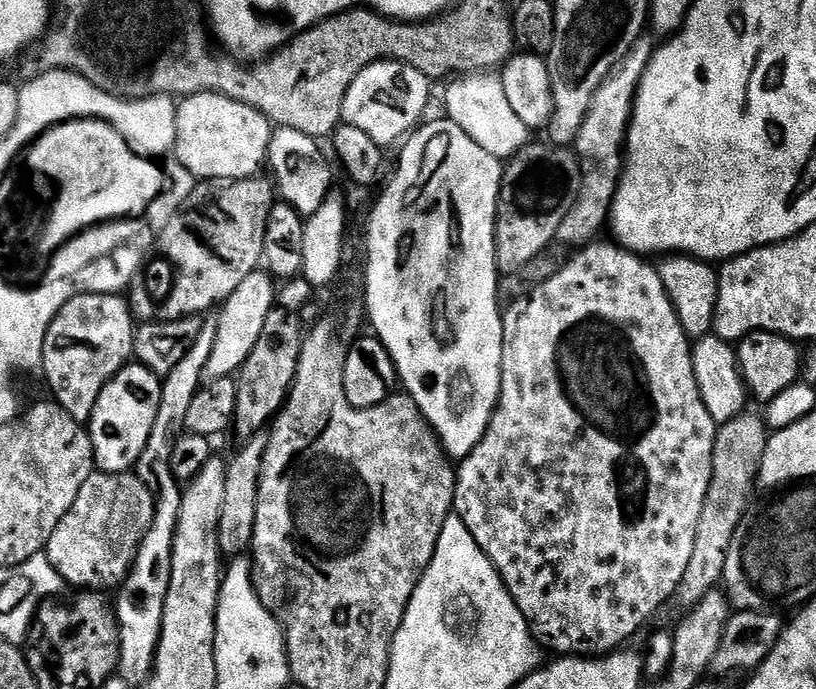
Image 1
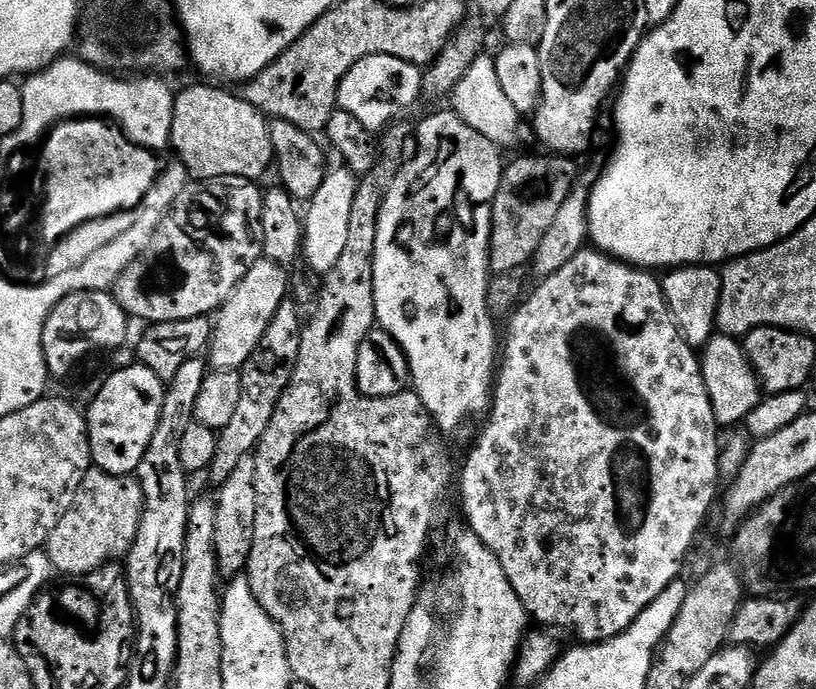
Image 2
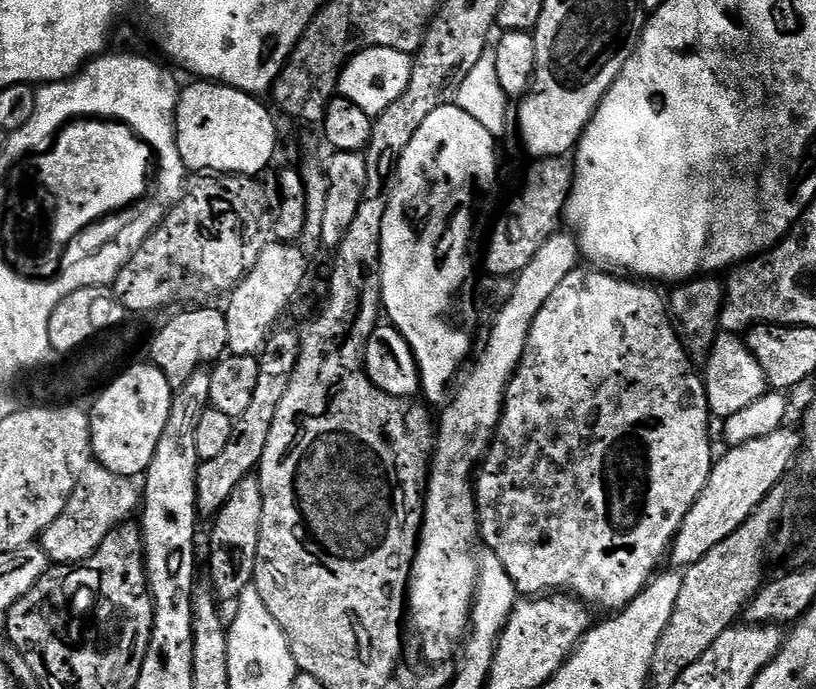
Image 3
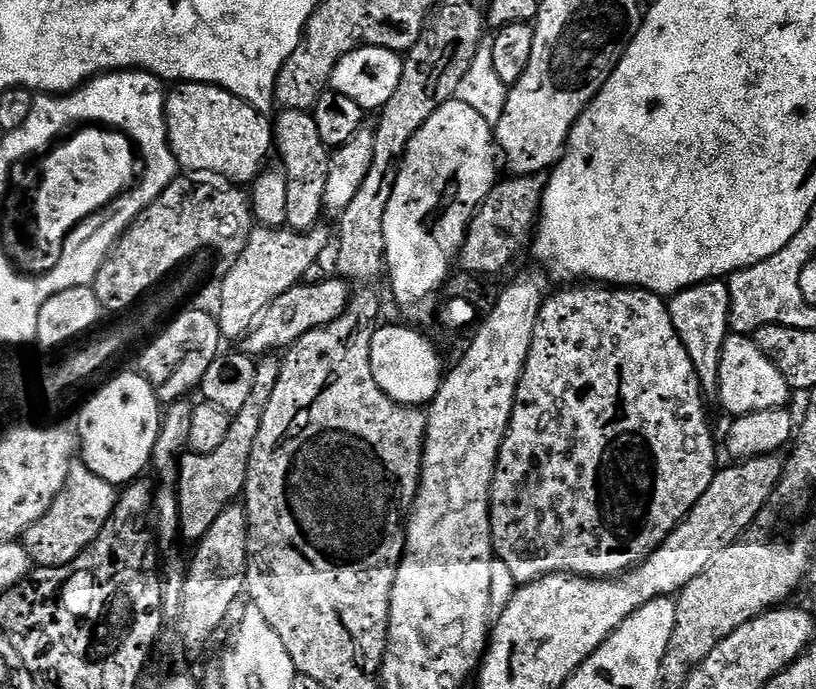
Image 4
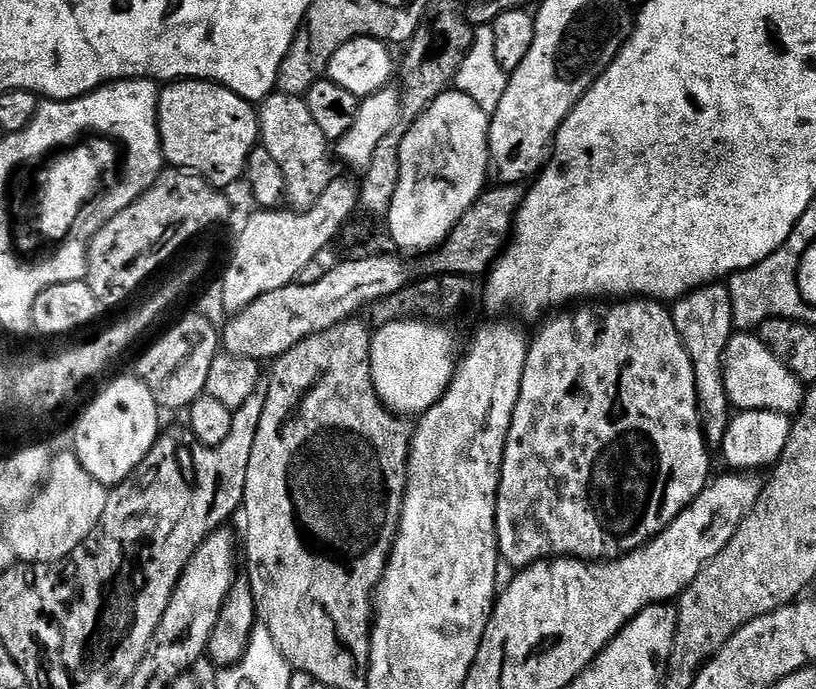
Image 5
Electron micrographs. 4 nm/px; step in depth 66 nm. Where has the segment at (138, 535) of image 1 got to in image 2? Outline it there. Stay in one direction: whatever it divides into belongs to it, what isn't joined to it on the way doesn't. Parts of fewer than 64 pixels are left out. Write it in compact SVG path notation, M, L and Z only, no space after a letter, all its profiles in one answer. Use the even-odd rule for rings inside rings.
M89 470L84 475L84 481L80 483L79 490L76 491L76 497L68 514L56 523L54 530L48 535L46 559L55 571L57 568L58 571L65 572L68 575L65 577L87 576L89 572L103 568L105 564L117 558L127 557L129 550L132 549L134 538L138 534L138 526L143 516L144 490L135 475L111 476L108 472Z

